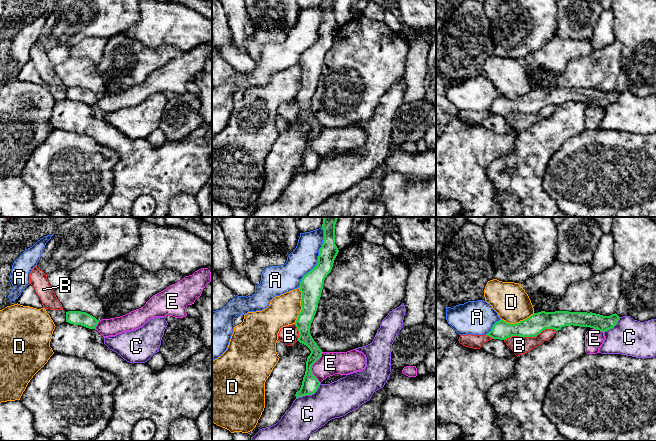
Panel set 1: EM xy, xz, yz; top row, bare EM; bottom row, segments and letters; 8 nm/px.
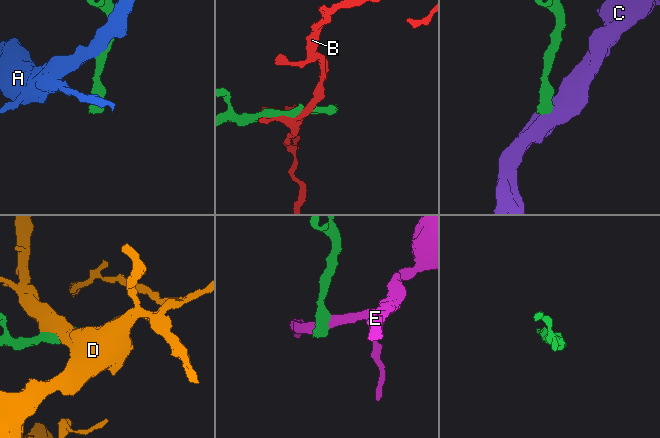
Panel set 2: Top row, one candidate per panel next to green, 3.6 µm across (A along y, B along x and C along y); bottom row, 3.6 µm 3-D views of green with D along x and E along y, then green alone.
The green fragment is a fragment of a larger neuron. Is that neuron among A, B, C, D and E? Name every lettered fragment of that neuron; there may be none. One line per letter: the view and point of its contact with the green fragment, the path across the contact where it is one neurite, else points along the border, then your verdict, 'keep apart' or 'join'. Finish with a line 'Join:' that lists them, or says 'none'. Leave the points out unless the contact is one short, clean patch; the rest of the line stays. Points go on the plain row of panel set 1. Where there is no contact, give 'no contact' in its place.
A: xz (318, 34) | keep apart
B: yz (530, 112) | keep apart
C: xz (309, 170) | along xz (320, 159), (313, 169), (296, 174) | keep apart
D: xz (301, 81) | keep apart
E: xz (310, 143) | along xz (322, 128), (321, 132), (311, 142), (311, 149), (319, 158) | keep apart
Join: none

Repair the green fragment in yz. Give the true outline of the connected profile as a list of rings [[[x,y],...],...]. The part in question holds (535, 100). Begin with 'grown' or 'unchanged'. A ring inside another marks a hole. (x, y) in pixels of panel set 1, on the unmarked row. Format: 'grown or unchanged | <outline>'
grown | [[[612,0],[611,10],[614,15],[615,40],[624,47],[621,53],[621,72],[617,77],[615,90],[603,92],[592,88],[541,87],[516,100],[501,95],[486,111],[499,116],[512,112],[536,113],[545,105],[558,107],[571,101],[605,108],[613,104],[623,92],[630,92],[640,98],[656,95],[656,0]]]

